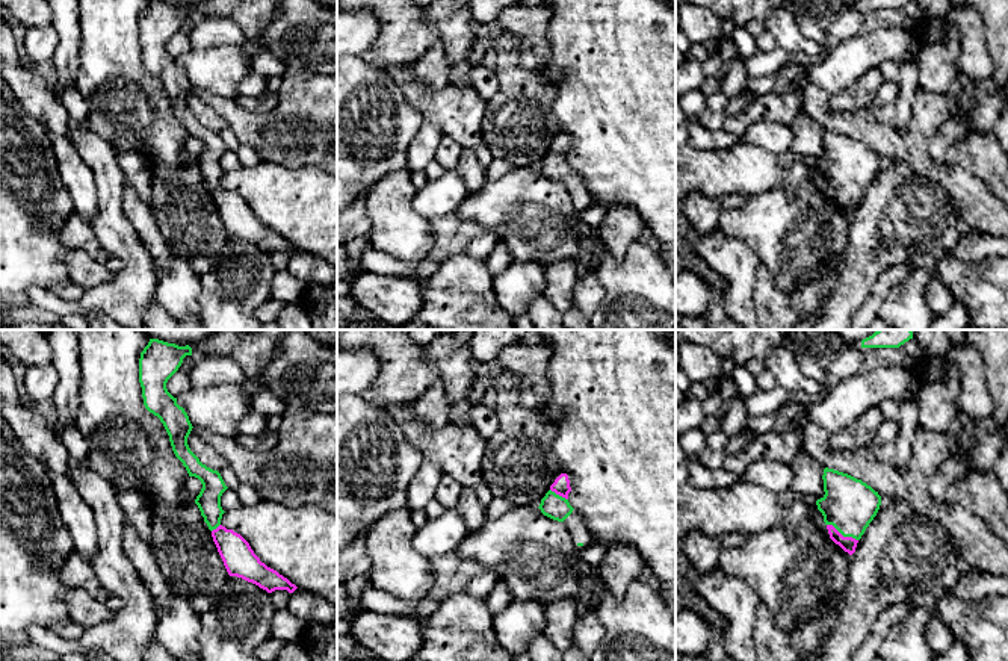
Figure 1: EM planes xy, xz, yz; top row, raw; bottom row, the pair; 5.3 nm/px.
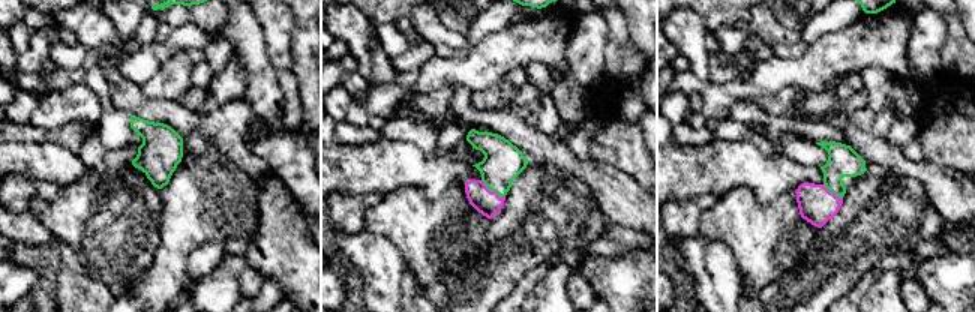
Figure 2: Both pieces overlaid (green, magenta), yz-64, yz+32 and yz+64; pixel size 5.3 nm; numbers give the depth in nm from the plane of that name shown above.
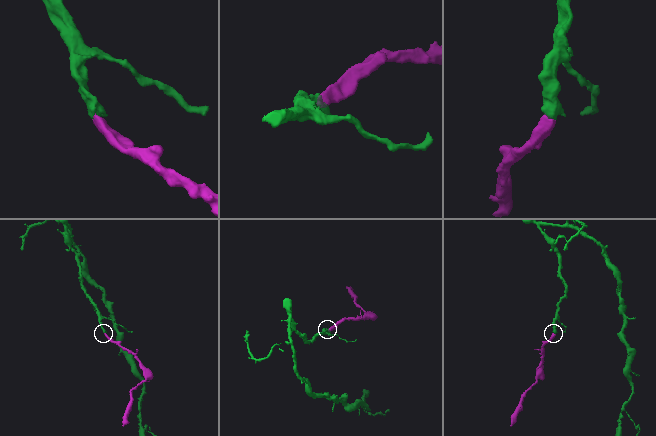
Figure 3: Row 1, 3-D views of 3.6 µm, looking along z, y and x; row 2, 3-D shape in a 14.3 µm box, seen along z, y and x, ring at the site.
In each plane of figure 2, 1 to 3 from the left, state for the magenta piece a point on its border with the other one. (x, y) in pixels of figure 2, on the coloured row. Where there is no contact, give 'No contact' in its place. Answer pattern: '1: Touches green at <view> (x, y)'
1: No contact
2: Touches green at yz+32 (492, 191)
3: Touches green at yz+64 (833, 192)

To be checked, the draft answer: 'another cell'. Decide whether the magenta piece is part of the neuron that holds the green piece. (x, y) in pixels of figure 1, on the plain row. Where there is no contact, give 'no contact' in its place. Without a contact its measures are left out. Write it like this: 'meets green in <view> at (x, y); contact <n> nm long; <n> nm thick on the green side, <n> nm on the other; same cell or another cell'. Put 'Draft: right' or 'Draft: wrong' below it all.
meets green in yz at (842, 195); contact 190 nm long; 280 nm thick on the green side, 80 nm on the other; same cell
Draft: wrong

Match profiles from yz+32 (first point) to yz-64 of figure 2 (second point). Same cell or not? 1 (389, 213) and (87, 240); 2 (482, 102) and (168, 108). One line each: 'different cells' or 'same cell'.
1: same cell
2: different cells

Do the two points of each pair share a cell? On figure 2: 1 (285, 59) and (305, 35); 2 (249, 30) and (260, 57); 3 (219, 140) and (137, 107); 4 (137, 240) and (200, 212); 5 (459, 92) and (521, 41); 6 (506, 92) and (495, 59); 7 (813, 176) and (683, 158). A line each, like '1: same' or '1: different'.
1: different
2: same
3: same
4: different
5: different
6: different
7: same

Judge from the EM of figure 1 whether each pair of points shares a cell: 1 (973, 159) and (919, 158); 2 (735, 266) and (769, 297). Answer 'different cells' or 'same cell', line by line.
1: different cells
2: different cells

